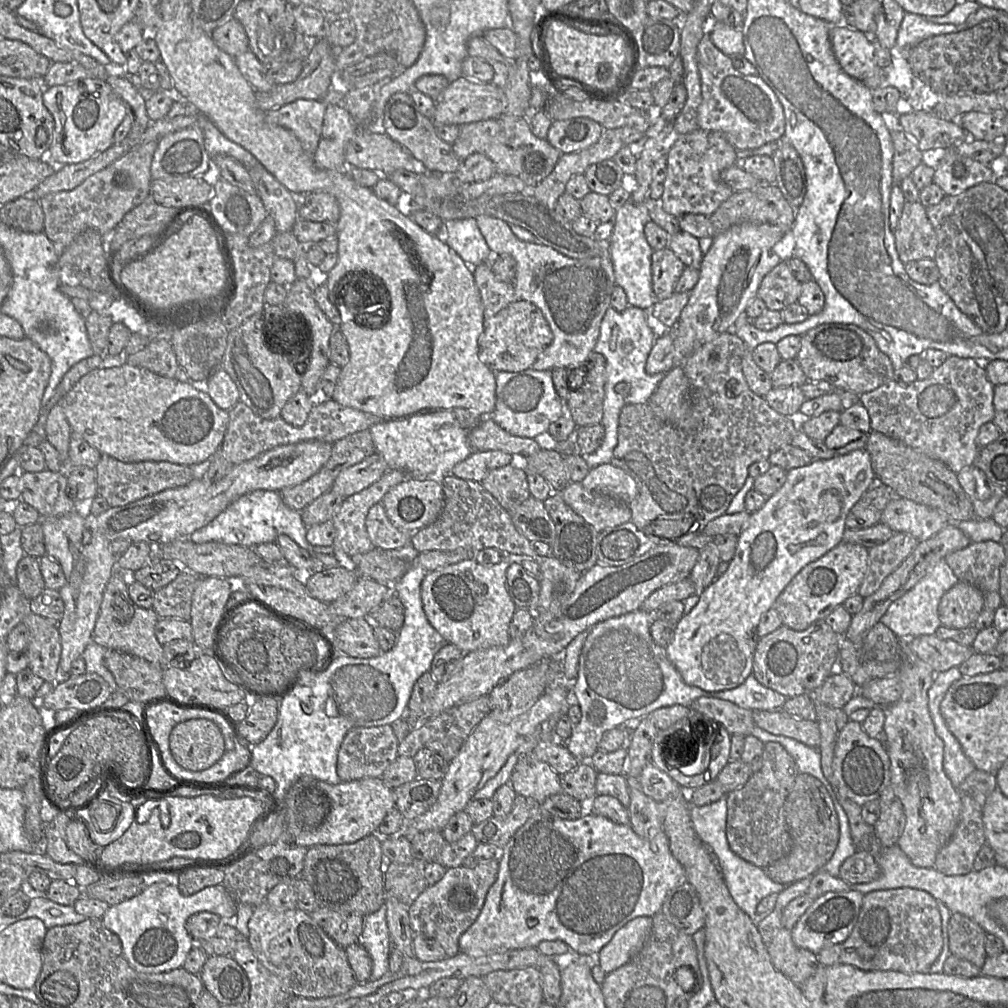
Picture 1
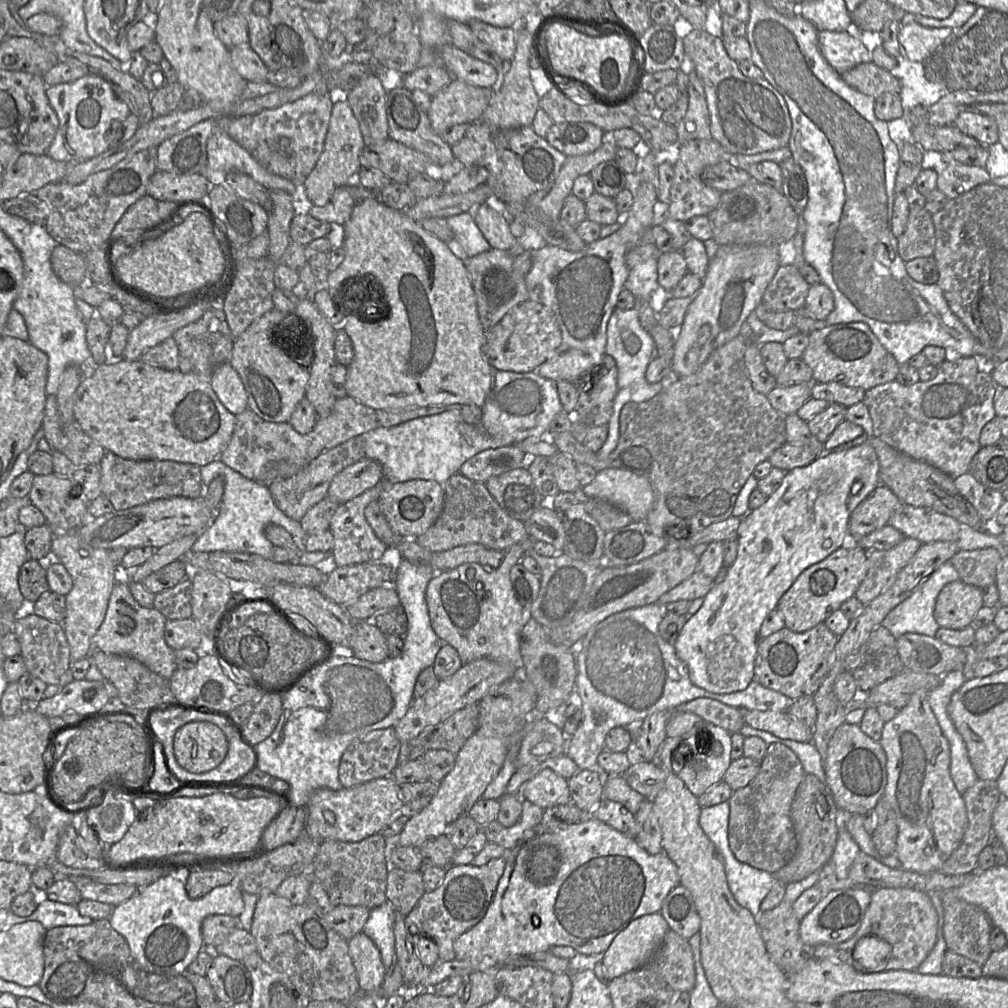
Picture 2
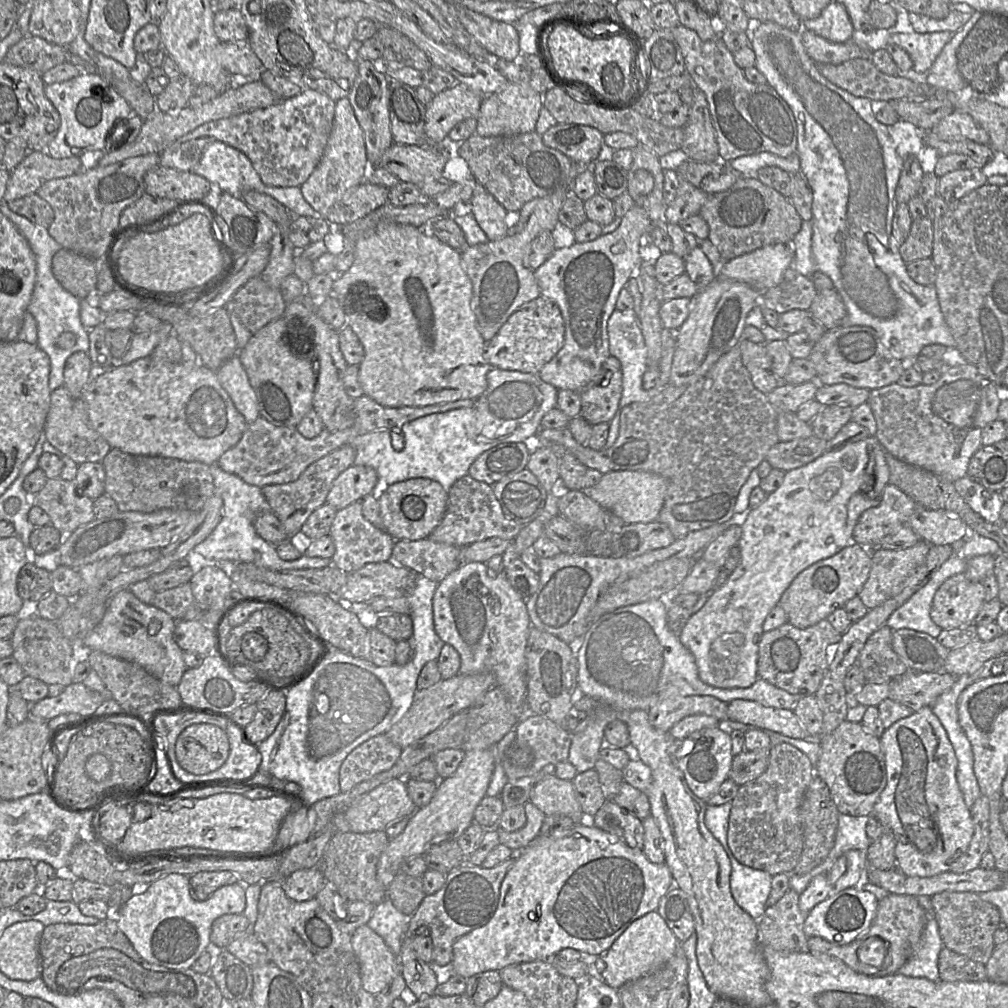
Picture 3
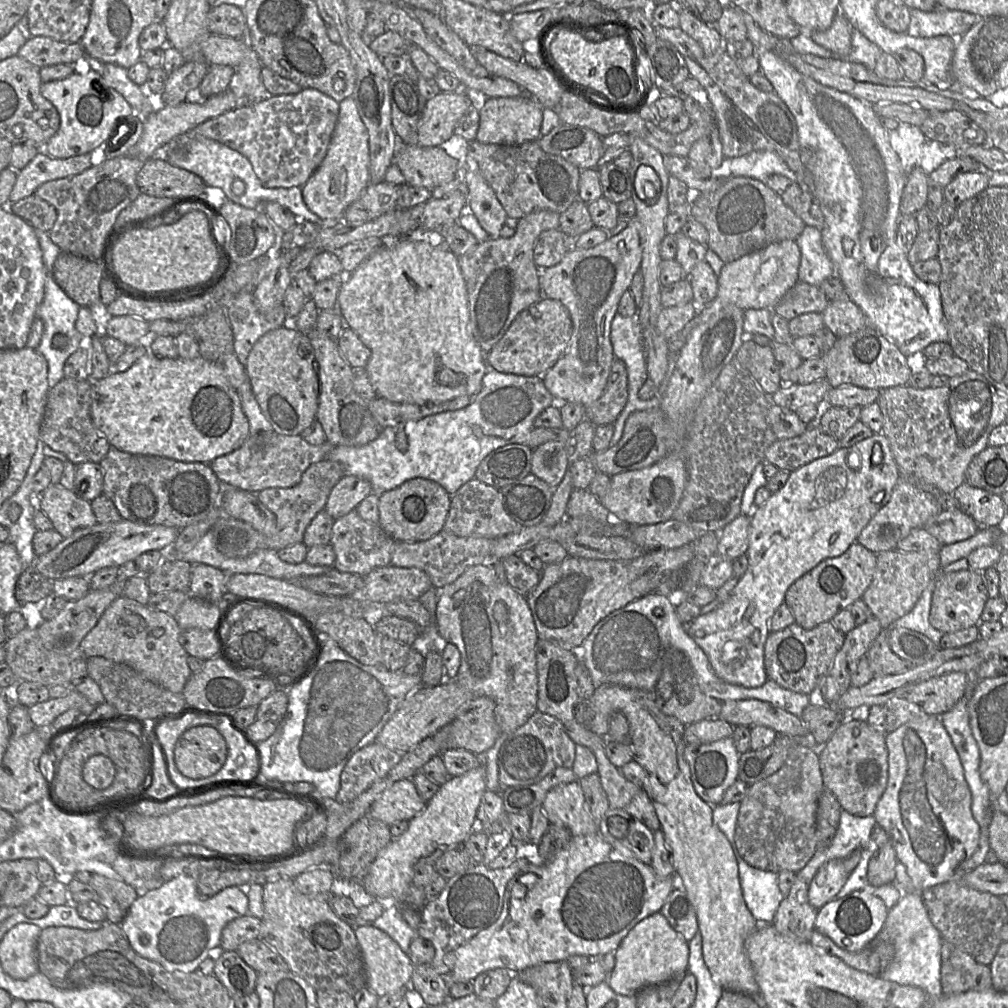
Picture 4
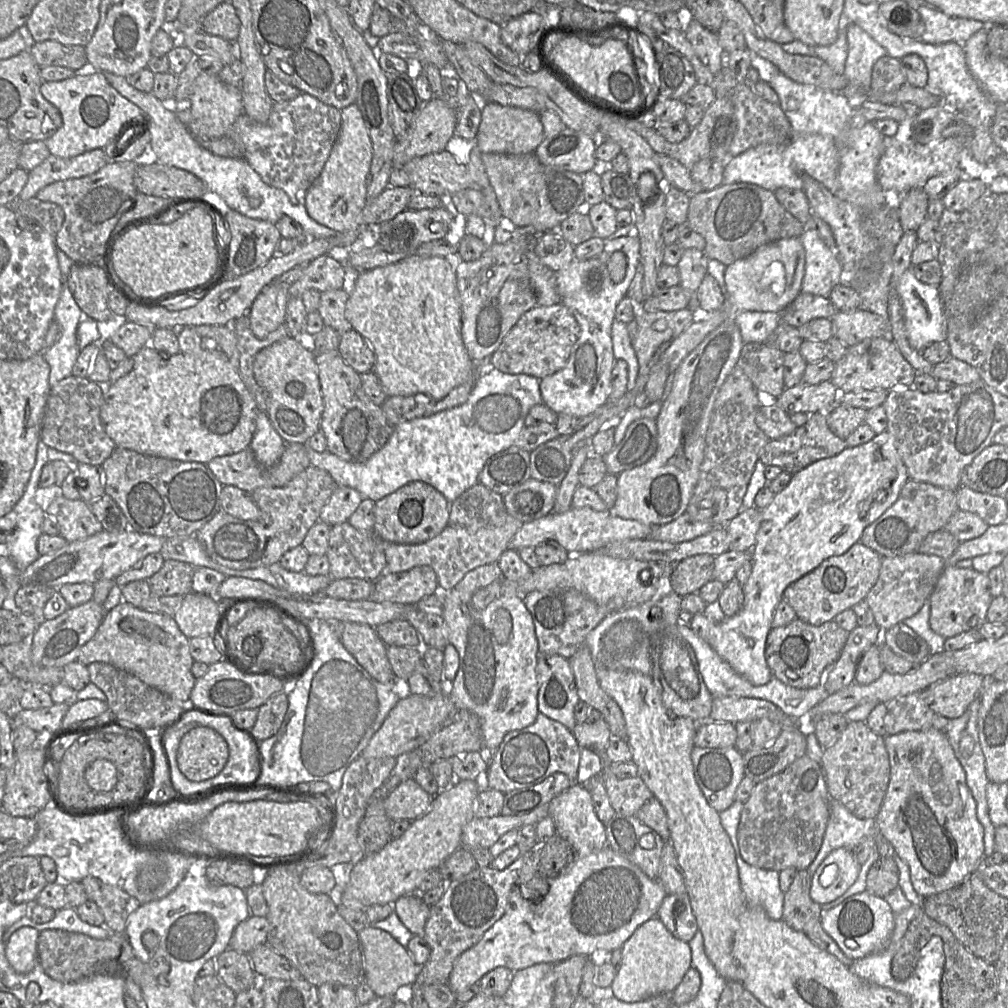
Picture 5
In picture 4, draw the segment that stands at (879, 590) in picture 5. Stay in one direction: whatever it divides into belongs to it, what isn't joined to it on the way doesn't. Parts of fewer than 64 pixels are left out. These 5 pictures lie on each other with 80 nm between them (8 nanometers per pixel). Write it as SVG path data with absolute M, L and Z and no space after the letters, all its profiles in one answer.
M894 549L876 554L876 569L873 579L861 599L870 609L872 616L879 620L882 629L889 629L896 620L909 613L929 583L936 580L941 570L941 560L938 553L939 552L901 552Z

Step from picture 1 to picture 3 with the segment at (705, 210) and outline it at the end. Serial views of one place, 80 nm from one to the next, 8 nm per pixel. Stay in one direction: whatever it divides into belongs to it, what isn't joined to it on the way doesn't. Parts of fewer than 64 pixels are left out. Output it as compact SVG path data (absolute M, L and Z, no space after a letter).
M680 175L676 198L666 207L664 220L669 224L680 224L690 216L698 214L708 197L709 194Z

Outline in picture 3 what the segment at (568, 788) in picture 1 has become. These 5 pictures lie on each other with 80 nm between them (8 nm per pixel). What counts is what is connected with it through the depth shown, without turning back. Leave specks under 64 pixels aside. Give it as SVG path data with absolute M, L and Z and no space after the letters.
M591 769L578 773L572 783L583 813L594 816L607 800L600 784L598 772Z

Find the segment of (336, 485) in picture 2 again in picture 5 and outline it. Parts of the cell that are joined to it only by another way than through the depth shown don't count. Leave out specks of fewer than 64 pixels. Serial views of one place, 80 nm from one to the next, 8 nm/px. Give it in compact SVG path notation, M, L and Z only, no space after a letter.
M337 486L322 508L319 521L335 526L348 521L363 500L362 495L348 486Z

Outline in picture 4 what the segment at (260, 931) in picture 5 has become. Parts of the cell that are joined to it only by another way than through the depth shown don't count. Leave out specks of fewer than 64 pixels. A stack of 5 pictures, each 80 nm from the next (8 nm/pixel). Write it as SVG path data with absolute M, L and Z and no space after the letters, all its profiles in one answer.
M251 915L238 917L223 928L220 947L224 951L236 951L243 942L258 938L260 928L261 919Z

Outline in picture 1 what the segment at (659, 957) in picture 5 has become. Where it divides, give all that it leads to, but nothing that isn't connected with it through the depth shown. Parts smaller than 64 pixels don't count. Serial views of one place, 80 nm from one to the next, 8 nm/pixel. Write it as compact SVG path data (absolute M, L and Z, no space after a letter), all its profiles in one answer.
M650 916L637 917L622 926L598 953L601 969L608 974L626 964L644 945L651 928Z

